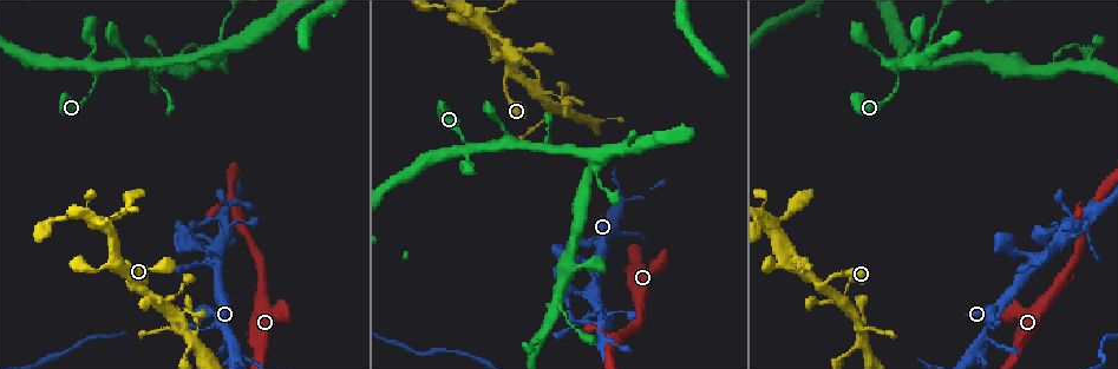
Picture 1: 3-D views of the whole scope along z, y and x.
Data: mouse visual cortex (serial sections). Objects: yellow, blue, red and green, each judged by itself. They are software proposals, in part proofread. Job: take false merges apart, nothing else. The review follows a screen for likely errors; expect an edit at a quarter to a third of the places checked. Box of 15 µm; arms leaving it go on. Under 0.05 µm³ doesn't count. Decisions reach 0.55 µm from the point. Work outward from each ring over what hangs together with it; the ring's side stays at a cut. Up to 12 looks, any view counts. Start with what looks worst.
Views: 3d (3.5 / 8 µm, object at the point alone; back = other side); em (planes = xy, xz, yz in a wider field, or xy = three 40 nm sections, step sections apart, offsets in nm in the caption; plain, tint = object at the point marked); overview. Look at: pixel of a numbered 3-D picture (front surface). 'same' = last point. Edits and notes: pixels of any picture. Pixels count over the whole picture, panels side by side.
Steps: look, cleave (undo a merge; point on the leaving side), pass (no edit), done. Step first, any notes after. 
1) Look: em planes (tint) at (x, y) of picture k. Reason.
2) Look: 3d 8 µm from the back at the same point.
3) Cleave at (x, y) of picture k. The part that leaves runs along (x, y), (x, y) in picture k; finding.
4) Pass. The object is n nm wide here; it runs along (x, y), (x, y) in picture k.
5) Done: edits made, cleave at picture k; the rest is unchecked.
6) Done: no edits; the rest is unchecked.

Look: 3d 3.5 µm at (473, 147) of picture 1. Looks like a crossing.

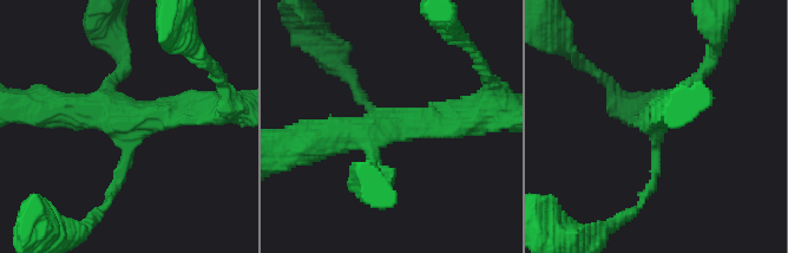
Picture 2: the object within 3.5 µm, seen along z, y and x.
Look: em planes (tint) at (656, 129) of picture 2. 4 arms meet here; the arms are 150, 150, 300, 400 nm wide.

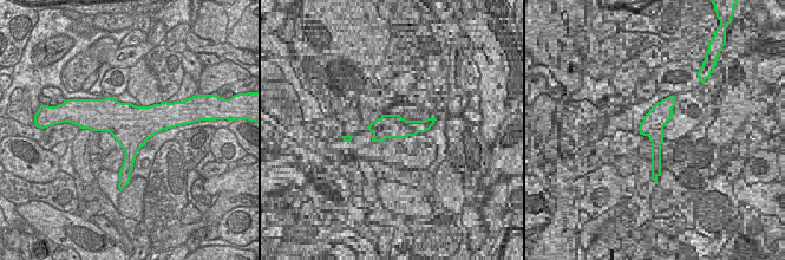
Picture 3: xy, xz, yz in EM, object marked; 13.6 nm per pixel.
Pass. It runs along (105, 203), (127, 130), (199, 109) in picture 2; all the same cell.

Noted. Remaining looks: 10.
Look: 3d 3.5 µm at (236, 349) of picture 1. Thin arm on a thick one.

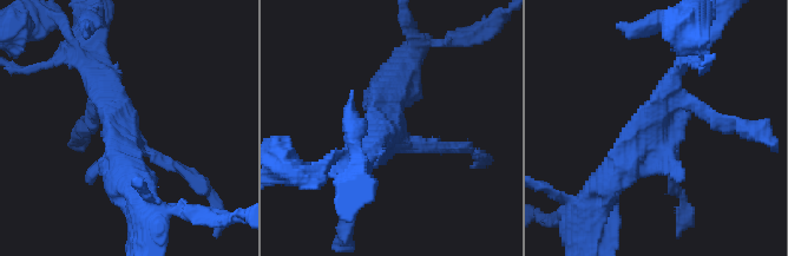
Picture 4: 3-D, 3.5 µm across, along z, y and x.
Look: em planes (tint) at (389, 131) of picture 4.

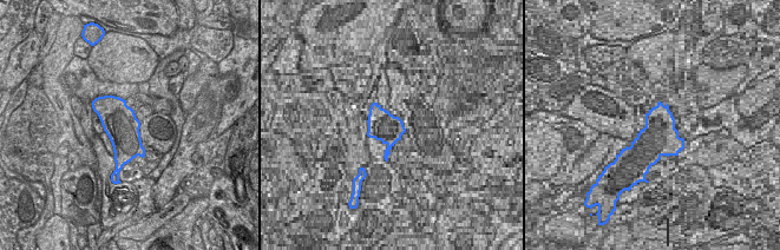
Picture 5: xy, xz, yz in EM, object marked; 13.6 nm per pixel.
Look: em xy step 1 (tint) at the same point.

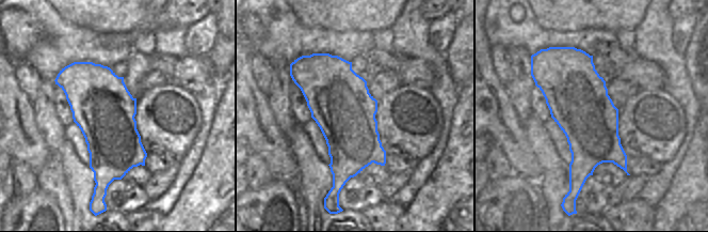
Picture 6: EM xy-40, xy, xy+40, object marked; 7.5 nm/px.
Pass. Continuous, no second cell.

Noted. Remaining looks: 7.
Look: 3d 3.5 µm at (216, 258) of picture 1. Four or more arms meet.

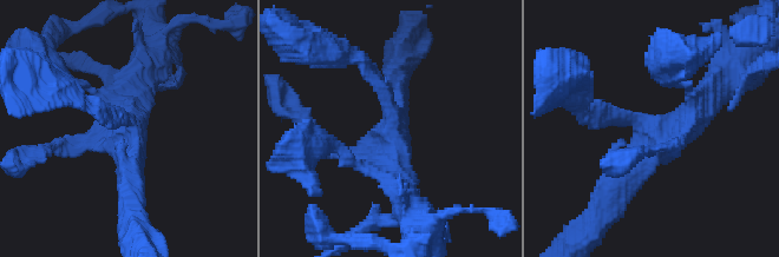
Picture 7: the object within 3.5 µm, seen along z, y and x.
Look: em xy step 1 (tint) at (126, 133) of picture 7. Now the EM.

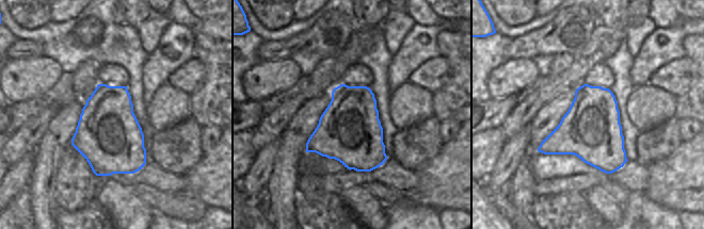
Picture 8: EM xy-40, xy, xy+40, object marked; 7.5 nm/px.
Pass. The object is 480 nm wide here; it runs along (616, 191), (727, 79) in picture 7; all the same cell.

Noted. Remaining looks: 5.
Look: 3d 3.5 µm at (153, 66) of picture 1. Two arms in line, one across.

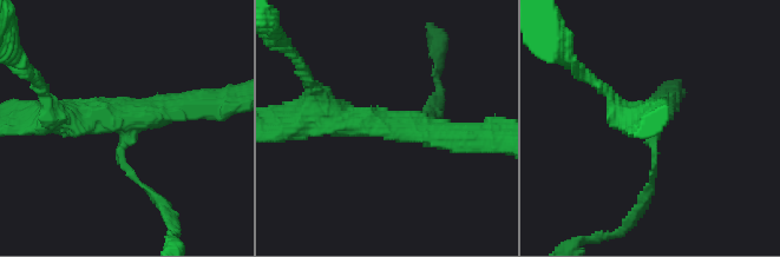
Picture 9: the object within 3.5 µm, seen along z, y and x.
Pass. 3 arms meet here; the arms are 100, 350, 400 nm wide; it runs along (308, 118), (380, 120), (464, 139) in picture 9; all the same cell.

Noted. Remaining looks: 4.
Look: 3d 3.5 µm at (588, 157) of picture 1. Abrupt turn.

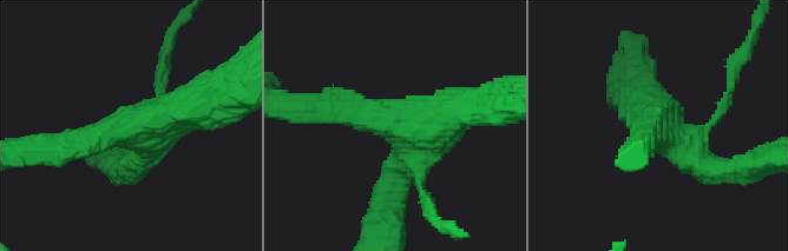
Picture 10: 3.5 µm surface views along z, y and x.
Look: em xy step 2 (tint) at (658, 131) of picture 10. Shape alone is not enough.

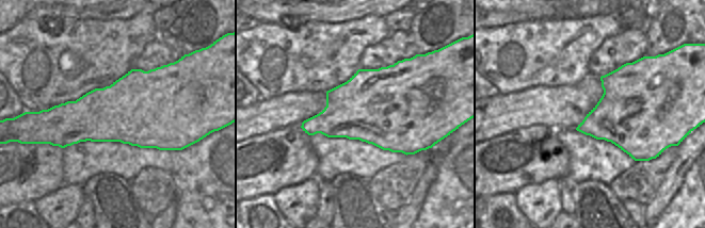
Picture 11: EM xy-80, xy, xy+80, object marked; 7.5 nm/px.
Pass. The arms are 200, 300, 350, 500 nm wide; it runs along (327, 110), (411, 133), (392, 179) in picture 10; continuous, no second cell.

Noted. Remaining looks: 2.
Done: no edits; the rest is unchecked.

